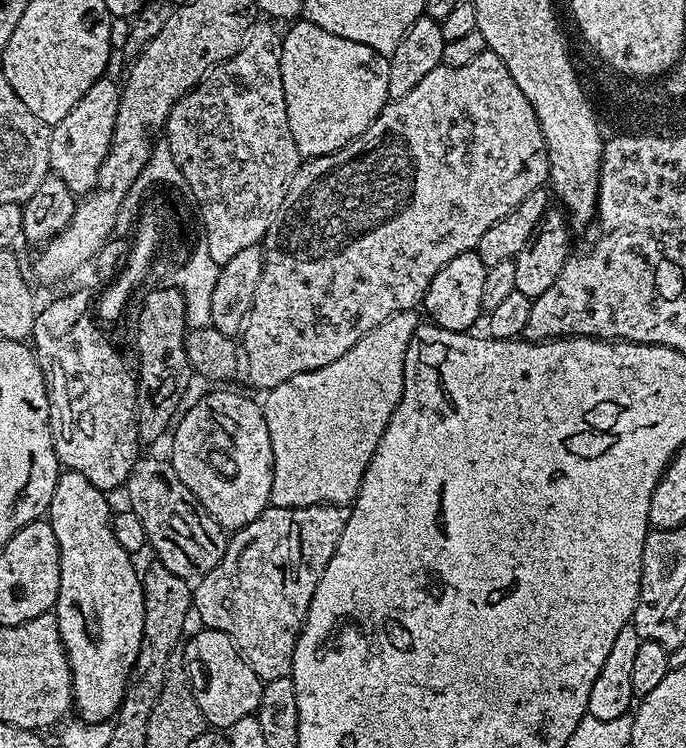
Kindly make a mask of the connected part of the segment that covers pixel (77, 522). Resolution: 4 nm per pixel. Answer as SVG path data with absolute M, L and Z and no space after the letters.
M61 471L56 477L54 498L48 500L46 519L58 538L60 555L60 585L55 613L60 637L72 671L72 702L79 719L86 723L102 723L115 717L132 668L142 646L144 625L144 585L141 573L132 565L133 557L114 538L112 518L114 508L108 505L109 497L94 482L82 478L77 472Z

